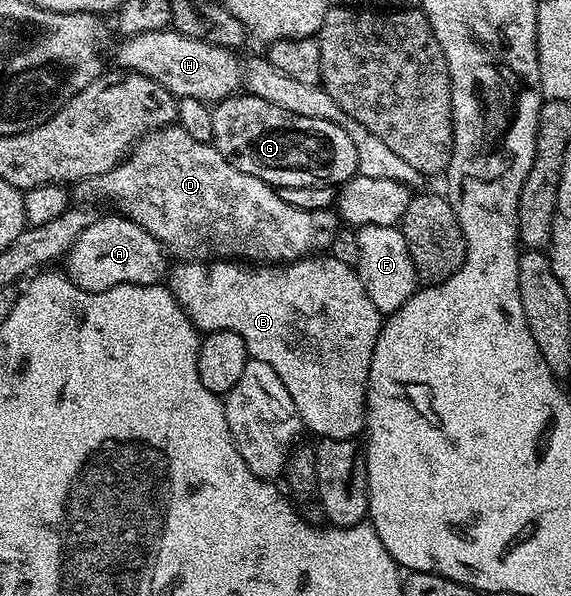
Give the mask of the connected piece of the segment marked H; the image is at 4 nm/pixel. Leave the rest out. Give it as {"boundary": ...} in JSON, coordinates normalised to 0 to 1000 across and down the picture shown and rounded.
{"boundary":[[[305,47],[226,57],[201,84],[203,112],[231,117],[278,141],[308,166],[338,163],[361,174],[403,164],[426,143],[426,111],[410,82],[380,77],[361,64],[333,64]]]}

